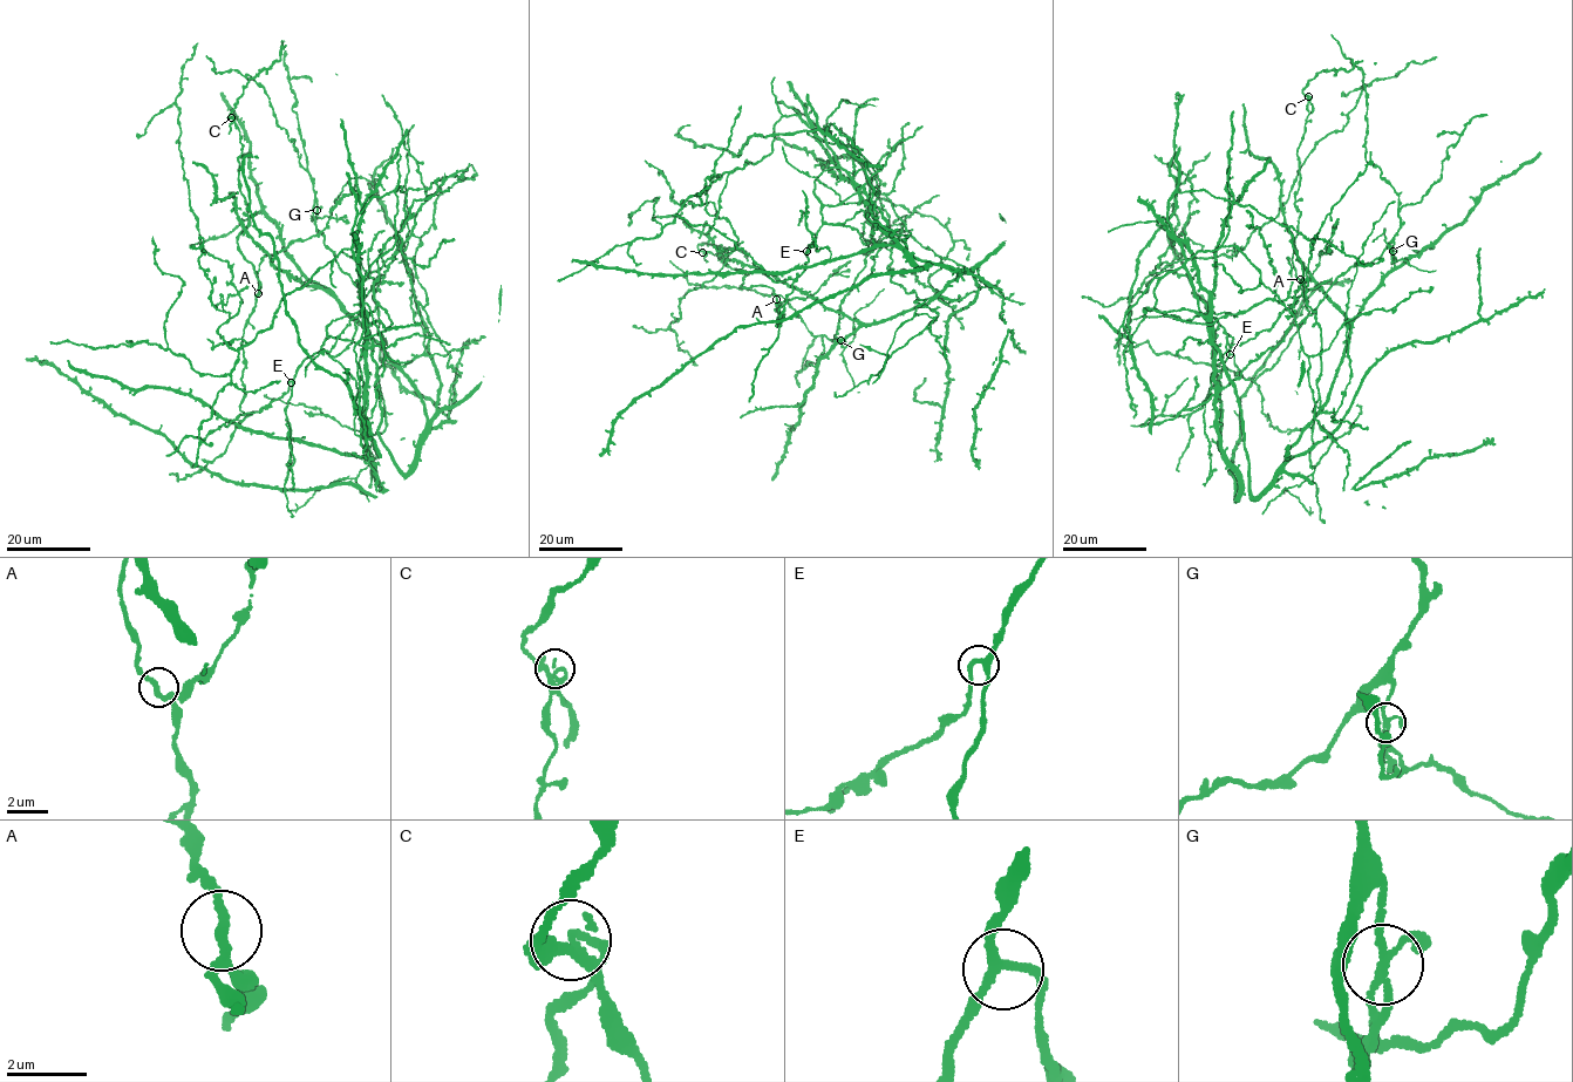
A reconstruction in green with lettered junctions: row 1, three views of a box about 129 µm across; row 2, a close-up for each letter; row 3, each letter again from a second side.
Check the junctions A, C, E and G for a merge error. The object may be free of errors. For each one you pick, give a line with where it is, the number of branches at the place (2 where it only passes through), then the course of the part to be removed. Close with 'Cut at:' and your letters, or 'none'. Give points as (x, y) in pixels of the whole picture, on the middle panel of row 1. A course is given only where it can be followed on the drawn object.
G: (841, 340) | 3 | (841, 340), (844, 347), (850, 345), (855, 337), (855, 313), (884, 288)
Cut at: G

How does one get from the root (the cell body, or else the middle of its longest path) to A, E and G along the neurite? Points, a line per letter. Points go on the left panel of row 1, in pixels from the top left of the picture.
A: (378, 197), (353, 228), (362, 310), (332, 321), (288, 392), (247, 414), (239, 407), (242, 342), (258, 293)
E: (378, 197), (353, 228), (362, 310), (332, 321), (320, 349), (291, 382)
G: (378, 197), (358, 213), (353, 239), (363, 291), (366, 392), (363, 303), (324, 244), (318, 210)

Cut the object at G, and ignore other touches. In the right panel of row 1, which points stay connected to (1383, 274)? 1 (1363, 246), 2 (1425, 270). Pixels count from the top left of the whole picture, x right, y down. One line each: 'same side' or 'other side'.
1: same side
2: other side

